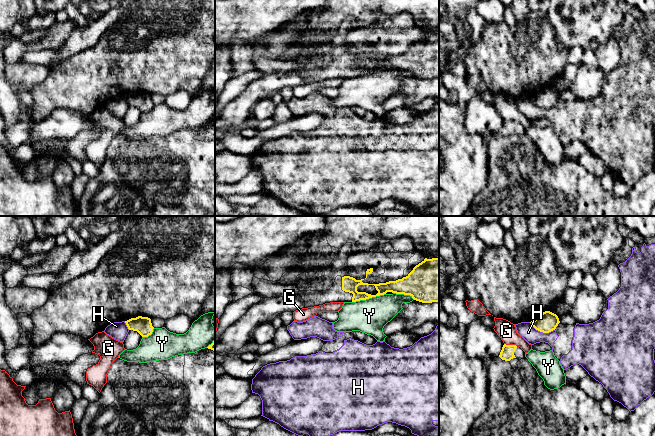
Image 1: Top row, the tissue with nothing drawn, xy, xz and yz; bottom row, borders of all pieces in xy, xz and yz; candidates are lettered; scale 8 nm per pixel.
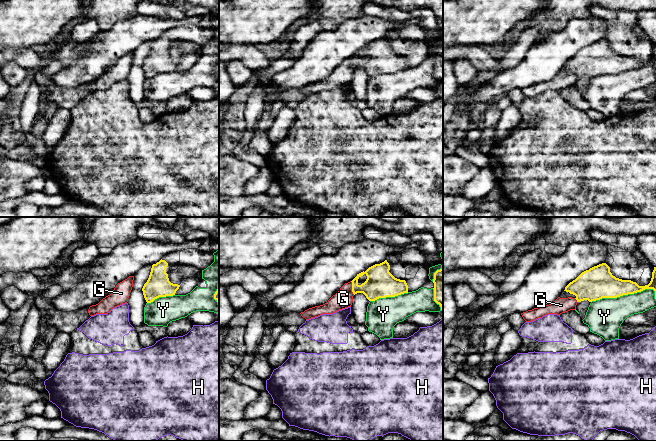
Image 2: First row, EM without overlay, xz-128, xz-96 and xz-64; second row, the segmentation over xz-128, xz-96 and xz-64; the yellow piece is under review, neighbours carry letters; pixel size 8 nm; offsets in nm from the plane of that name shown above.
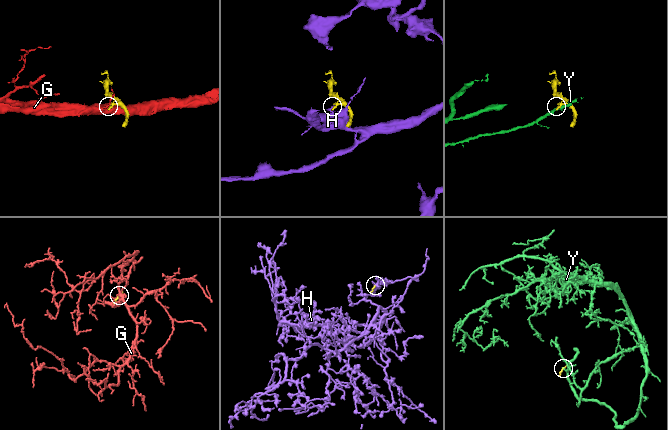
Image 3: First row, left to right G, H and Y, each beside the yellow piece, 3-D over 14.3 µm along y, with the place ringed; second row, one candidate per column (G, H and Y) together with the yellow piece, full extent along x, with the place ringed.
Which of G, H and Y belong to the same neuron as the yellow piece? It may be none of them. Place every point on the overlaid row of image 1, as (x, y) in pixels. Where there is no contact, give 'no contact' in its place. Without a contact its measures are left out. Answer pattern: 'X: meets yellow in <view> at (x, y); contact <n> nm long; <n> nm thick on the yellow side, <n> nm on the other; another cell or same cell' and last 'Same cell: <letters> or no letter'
G: meets yellow in yz at (510, 345); contact 110 nm long; 110 nm thick on the yellow side, 150 nm on the other; another cell
H: meets yellow in yz at (542, 331); contact 220 nm long; 160 nm thick on the yellow side, 120 nm on the other; another cell
Y: meets yellow in xz at (368, 298); contact 280 nm long; 130 nm thick on the yellow side, 280 nm on the other; another cell
Same cell: no letter

